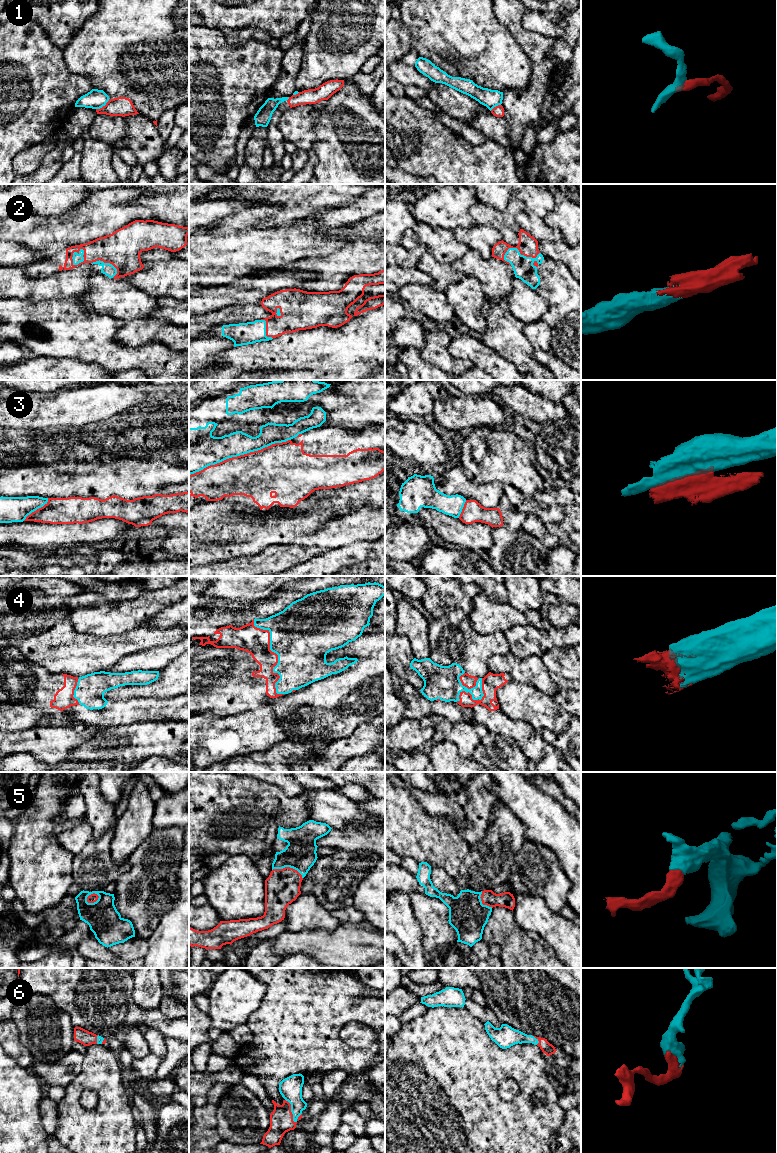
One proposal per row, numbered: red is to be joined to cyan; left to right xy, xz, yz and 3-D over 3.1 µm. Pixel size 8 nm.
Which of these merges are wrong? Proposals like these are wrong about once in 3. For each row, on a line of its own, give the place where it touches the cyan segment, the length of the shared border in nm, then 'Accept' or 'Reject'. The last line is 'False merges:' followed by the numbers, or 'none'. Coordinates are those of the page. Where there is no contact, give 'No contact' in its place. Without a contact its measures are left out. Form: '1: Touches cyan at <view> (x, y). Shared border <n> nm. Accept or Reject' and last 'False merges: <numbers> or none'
1: Touches cyan at xy (103, 105). Shared border 140 nm. Reject
2: Touches cyan at yz (518, 251). Shared border 300 nm. Accept
3: Touches cyan at xz (239, 455). Shared border 850 nm. Reject
4: Touches cyan at xz (278, 656). Shared border 650 nm. Accept
5: Touches cyan at xz (288, 866). Shared border 260 nm. Accept
6: Touches cyan at xz (291, 1111). Shared border 220 nm. Accept
False merges: 1, 3

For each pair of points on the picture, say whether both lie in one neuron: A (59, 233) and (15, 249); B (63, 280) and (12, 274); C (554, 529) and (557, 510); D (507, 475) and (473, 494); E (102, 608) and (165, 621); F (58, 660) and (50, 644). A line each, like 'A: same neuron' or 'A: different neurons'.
A: different neurons
B: same neuron
C: different neurons
D: different neurons
E: different neurons
F: same neuron

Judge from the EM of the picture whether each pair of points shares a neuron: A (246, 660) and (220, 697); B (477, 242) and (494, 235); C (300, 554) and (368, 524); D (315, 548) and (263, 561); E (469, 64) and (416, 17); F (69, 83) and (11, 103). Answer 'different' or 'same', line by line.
A: same
B: same
C: same
D: same
E: same
F: same

